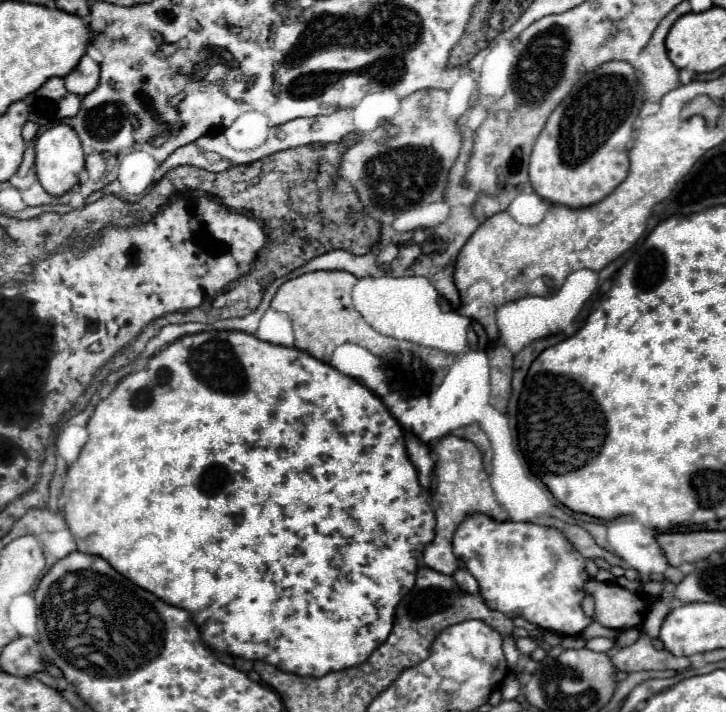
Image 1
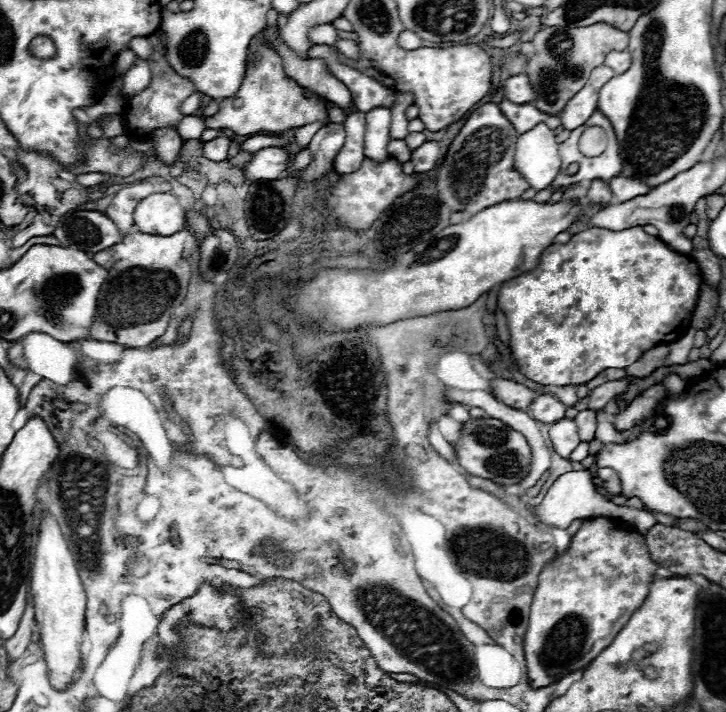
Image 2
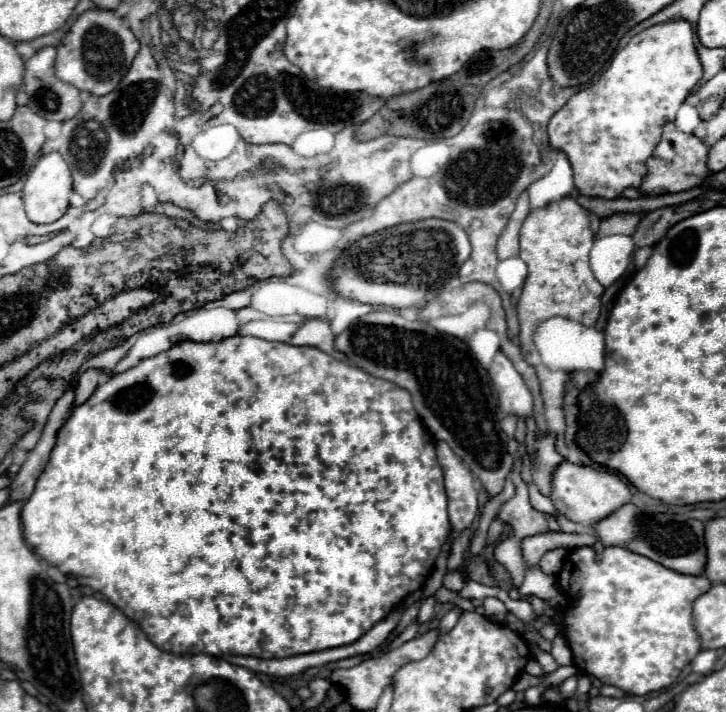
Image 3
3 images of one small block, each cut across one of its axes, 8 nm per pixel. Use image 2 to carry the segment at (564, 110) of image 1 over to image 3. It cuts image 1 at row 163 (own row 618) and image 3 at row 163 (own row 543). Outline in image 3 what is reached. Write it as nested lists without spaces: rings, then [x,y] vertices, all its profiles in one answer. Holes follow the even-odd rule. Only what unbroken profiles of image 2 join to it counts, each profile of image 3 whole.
[[[688,20],[662,22],[650,26],[630,38],[630,42],[612,58],[608,70],[600,80],[586,90],[574,94],[562,110],[558,110],[550,124],[548,136],[552,148],[568,154],[574,170],[574,182],[580,194],[618,198],[626,188],[640,186],[646,174],[646,160],[650,158],[654,146],[660,142],[662,126],[674,122],[680,104],[686,100],[690,90],[702,78],[702,64],[694,46],[694,30]]]

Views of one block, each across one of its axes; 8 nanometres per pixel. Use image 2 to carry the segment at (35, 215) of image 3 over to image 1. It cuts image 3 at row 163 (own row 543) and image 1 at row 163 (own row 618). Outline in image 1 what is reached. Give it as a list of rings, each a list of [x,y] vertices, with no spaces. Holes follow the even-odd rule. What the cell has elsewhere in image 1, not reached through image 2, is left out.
[[[56,124],[36,138],[36,174],[42,188],[48,194],[60,196],[68,192],[72,186],[76,186],[82,168],[84,168],[82,144],[80,144],[78,134],[68,124]]]

